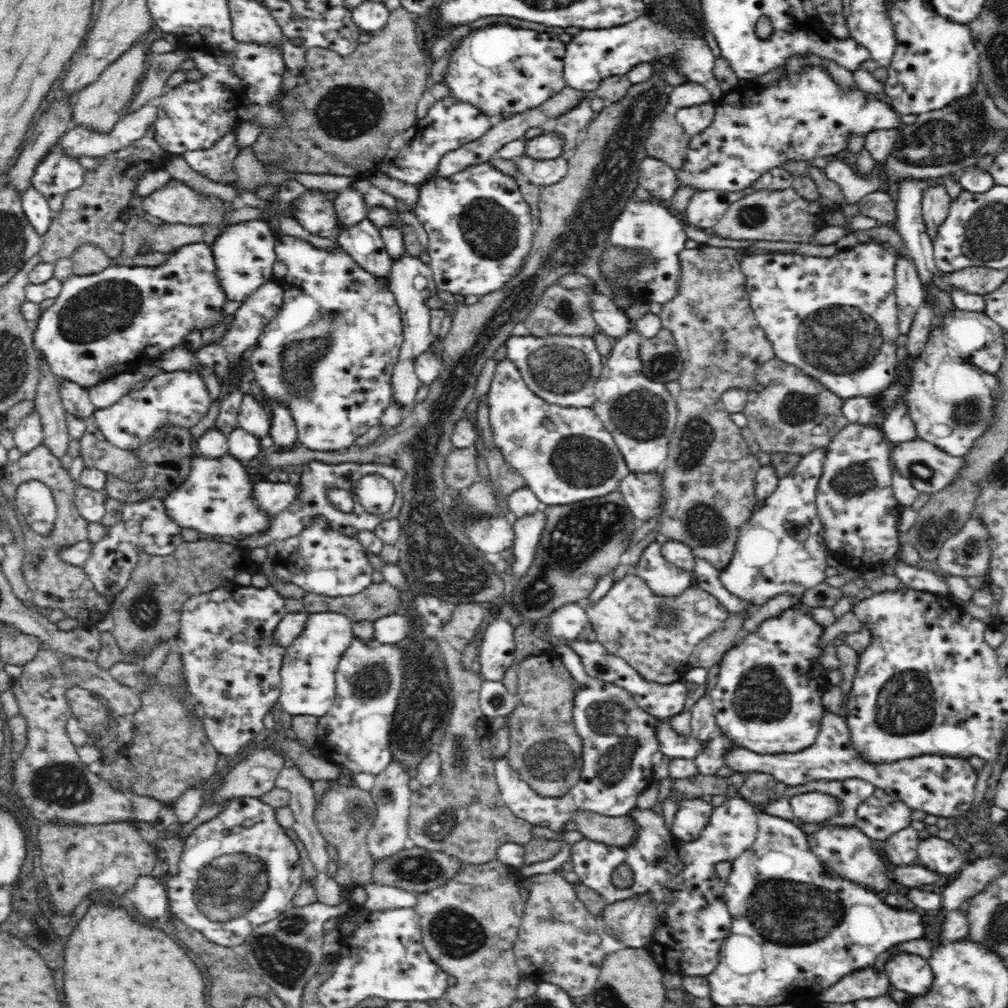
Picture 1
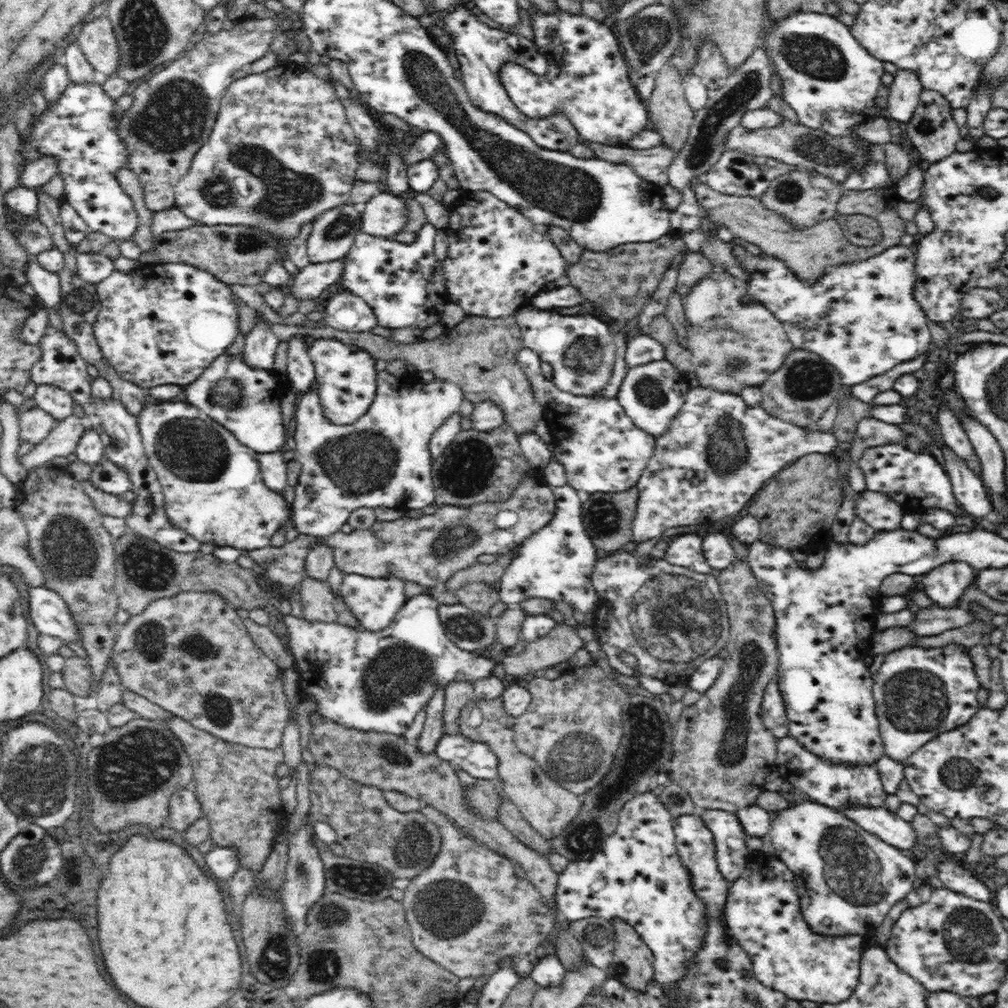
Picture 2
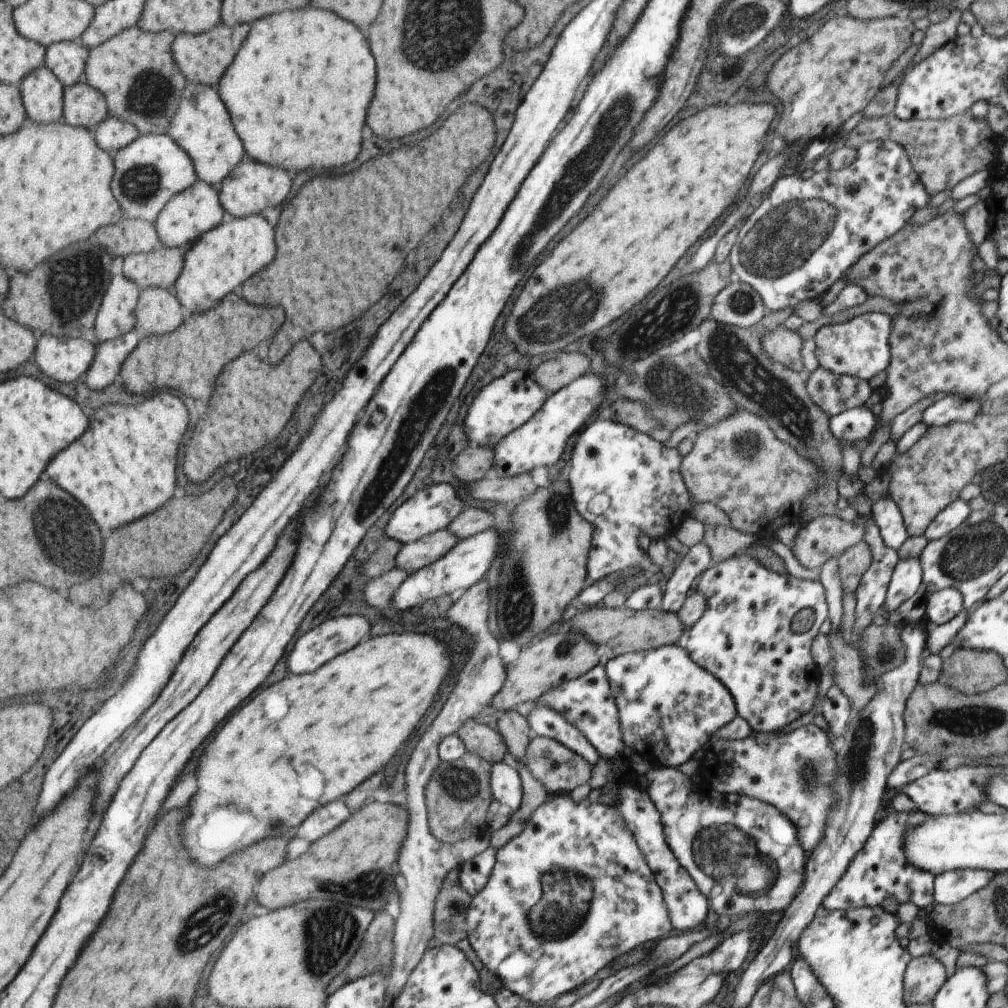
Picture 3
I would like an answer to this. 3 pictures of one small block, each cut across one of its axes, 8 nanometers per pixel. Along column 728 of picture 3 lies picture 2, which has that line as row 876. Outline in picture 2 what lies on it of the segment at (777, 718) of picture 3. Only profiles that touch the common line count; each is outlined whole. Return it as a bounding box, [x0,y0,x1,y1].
[555,791,706,999]

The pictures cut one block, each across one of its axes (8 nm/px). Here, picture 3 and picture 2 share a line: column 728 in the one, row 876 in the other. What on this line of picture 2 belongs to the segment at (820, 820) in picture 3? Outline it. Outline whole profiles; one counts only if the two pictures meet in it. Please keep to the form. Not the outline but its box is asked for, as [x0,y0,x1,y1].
[724,852,877,1003]

